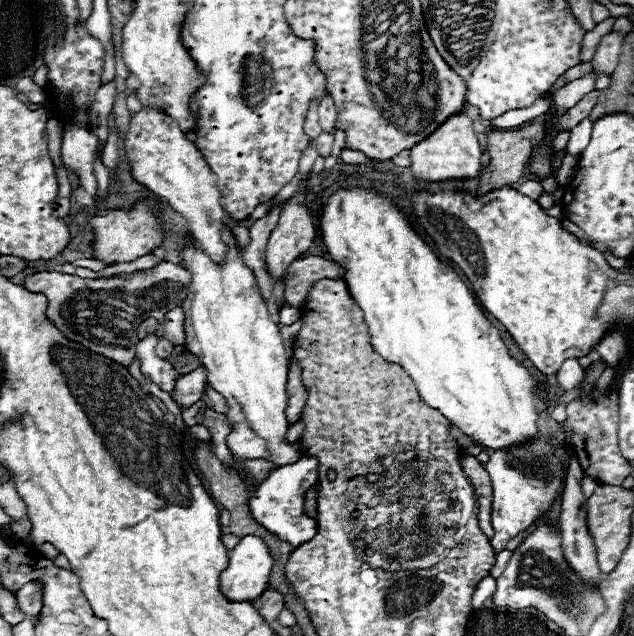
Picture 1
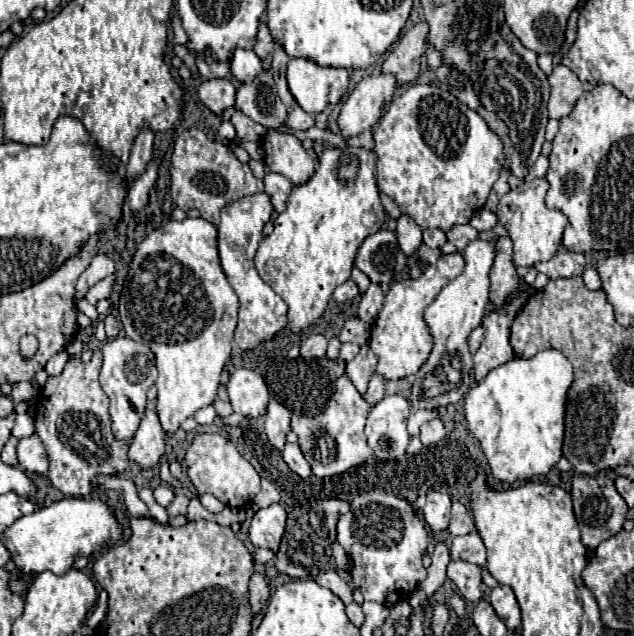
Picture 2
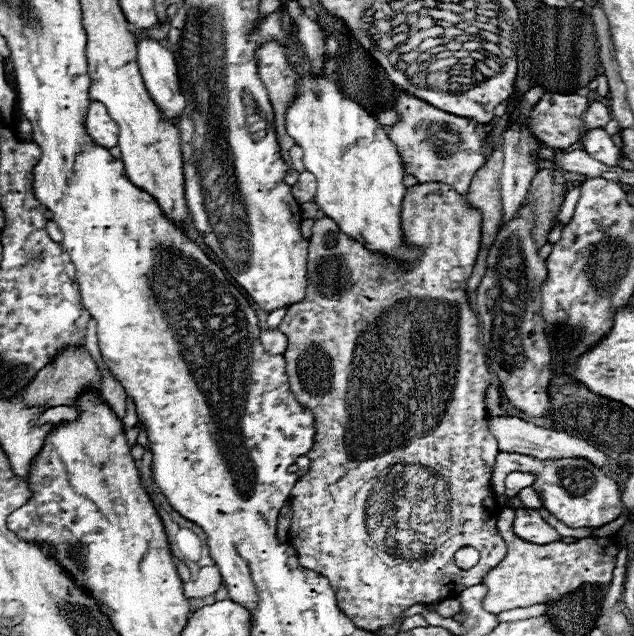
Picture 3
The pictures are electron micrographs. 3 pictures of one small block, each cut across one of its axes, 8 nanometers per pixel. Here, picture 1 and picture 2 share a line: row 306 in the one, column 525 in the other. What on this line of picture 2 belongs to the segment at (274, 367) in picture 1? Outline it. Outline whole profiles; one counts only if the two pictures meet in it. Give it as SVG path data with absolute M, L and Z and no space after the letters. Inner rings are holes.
M536 178L532 182L524 182L518 188L504 194L498 202L498 224L502 224L512 242L514 242L514 258L516 266L532 268L540 262L548 262L562 244L562 232L568 226L568 218L560 210L548 210L544 204L544 196L548 190L548 182L544 178Z

